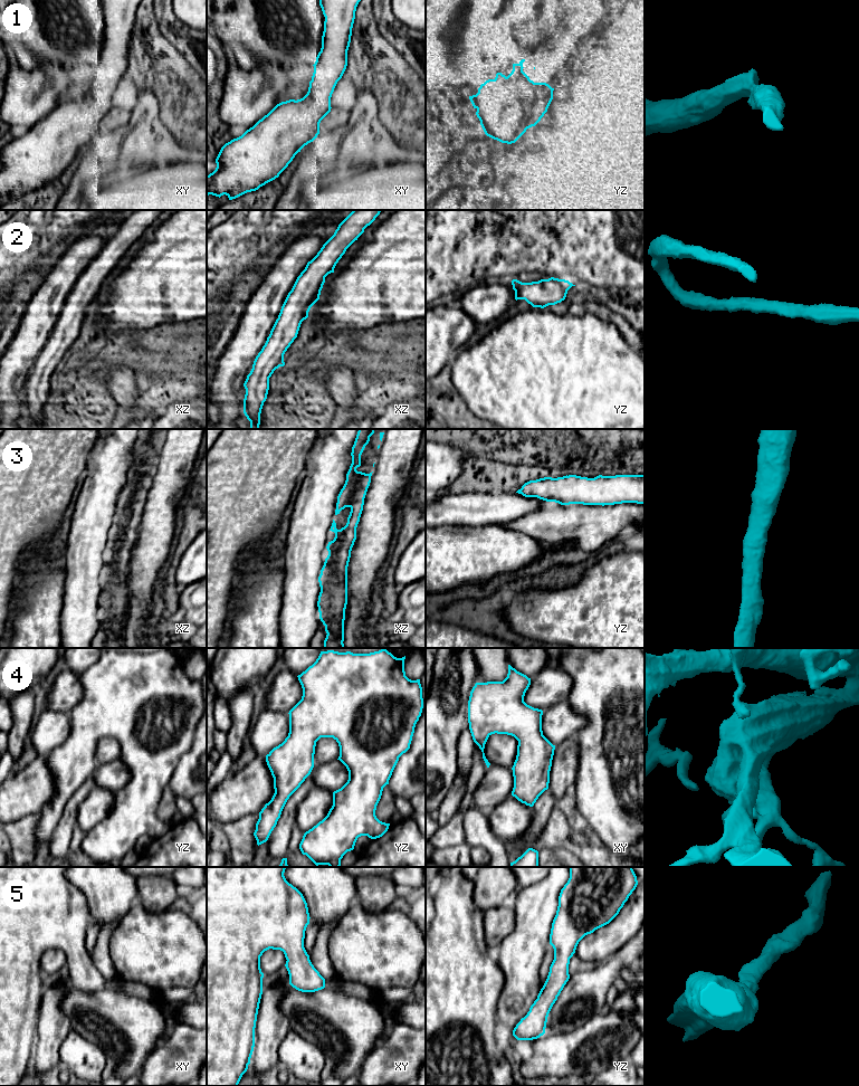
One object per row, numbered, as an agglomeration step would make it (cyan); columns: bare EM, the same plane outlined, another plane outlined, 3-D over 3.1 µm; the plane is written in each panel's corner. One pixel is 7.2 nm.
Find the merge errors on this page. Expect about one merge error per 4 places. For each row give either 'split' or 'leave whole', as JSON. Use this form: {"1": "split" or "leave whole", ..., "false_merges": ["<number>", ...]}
{"1": "leave whole", "2": "leave whole", "3": "leave whole", "4": "leave whole", "5": "leave whole", "false_merges": []}

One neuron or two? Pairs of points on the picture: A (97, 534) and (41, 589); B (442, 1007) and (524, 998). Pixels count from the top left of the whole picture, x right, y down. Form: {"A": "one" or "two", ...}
{"A": "two", "B": "two"}

